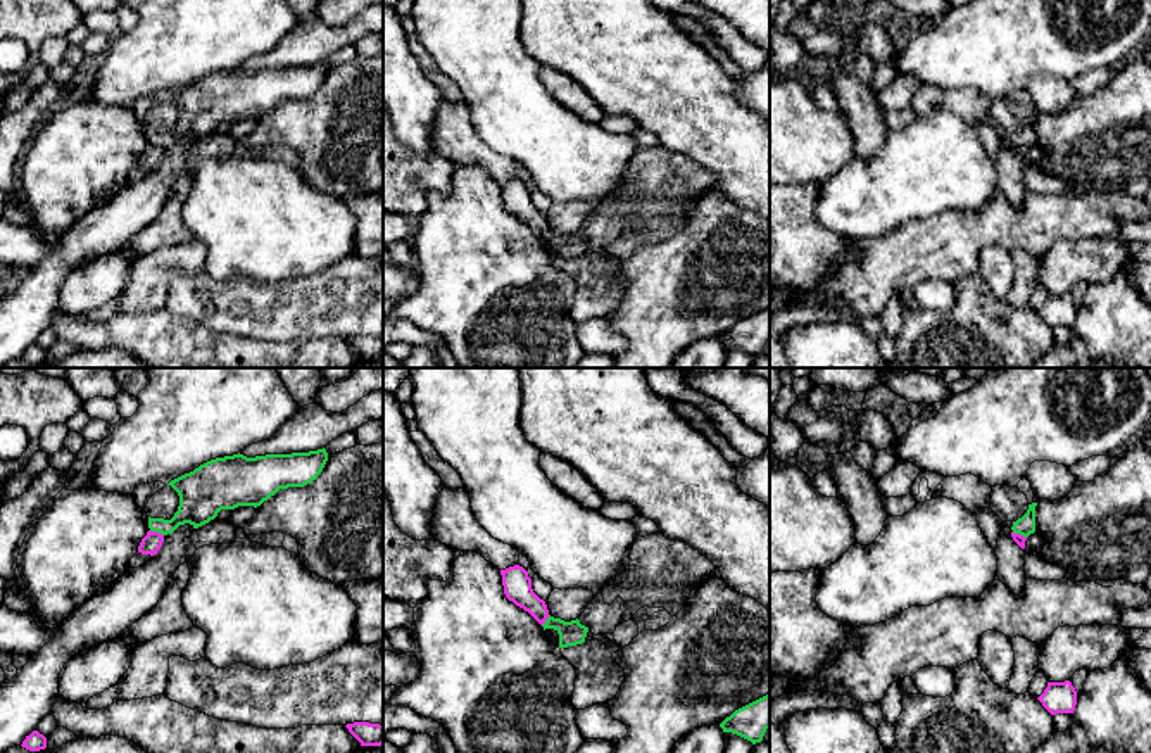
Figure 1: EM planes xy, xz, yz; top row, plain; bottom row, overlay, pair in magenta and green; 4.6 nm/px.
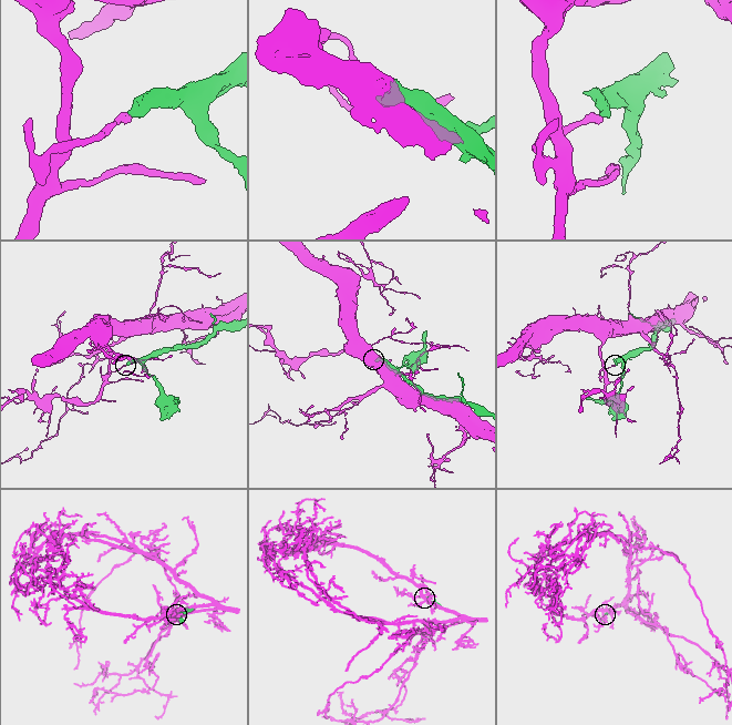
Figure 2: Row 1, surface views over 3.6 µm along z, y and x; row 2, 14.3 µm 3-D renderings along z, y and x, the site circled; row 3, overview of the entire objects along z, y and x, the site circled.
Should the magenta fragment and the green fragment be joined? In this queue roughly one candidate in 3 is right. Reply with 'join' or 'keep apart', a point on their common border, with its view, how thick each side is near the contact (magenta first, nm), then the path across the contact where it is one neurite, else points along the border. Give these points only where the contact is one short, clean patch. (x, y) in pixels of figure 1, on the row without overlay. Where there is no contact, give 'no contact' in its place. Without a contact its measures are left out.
keep apart; meets magenta in xy at (157, 145); 90 nm thick on the magenta side, 200 nm on the other; border along xy (150, 142), (163, 149)

